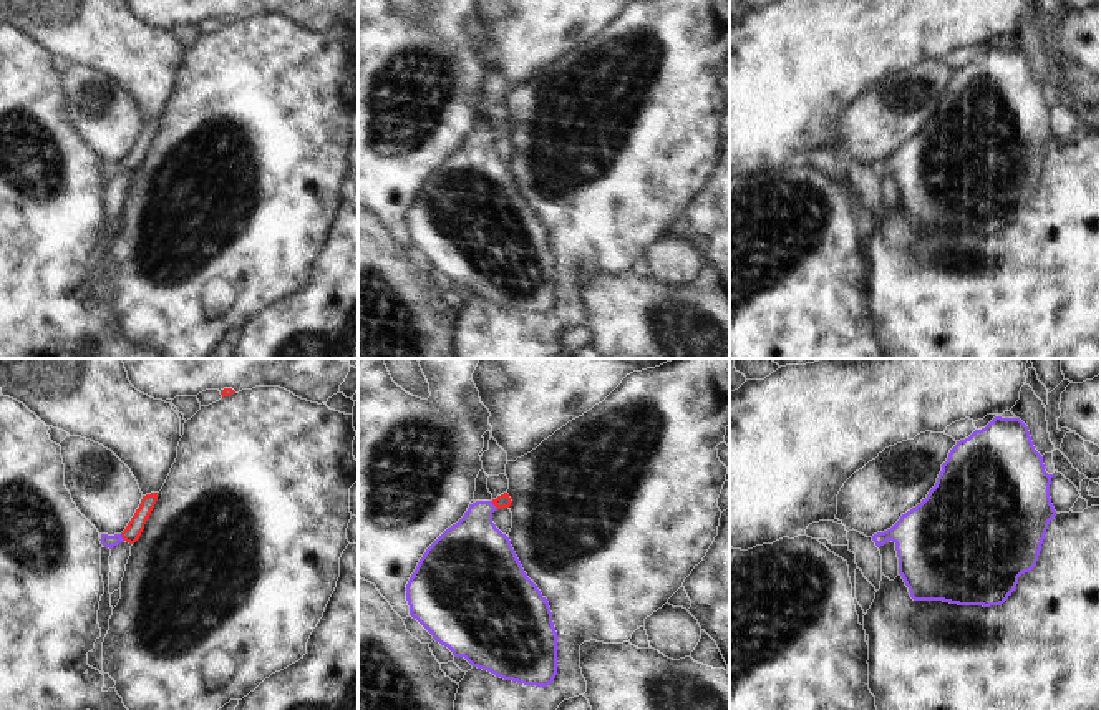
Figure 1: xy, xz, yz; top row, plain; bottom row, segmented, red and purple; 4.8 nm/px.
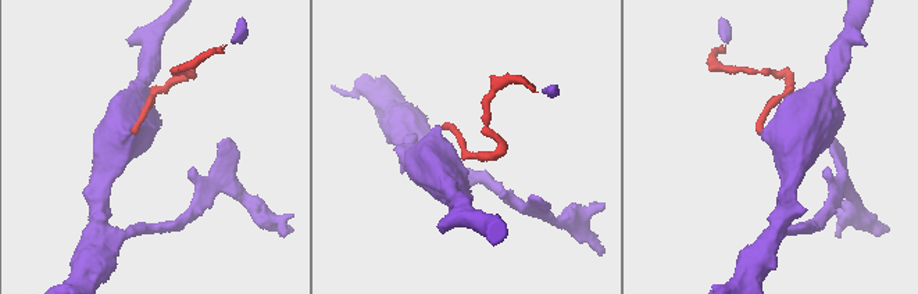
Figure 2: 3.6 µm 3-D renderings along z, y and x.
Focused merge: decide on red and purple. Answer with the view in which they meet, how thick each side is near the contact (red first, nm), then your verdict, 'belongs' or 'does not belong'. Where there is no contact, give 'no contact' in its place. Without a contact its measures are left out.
xz | 70/320 nm | belongs

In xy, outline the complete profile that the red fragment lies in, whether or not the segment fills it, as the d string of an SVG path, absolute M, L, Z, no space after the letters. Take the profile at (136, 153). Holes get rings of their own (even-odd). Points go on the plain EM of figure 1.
M158 121L143 124L141 133L136 138L134 144L131 146L131 149L128 151L126 158L121 163L114 163L114 164L101 163L99 168L101 173L109 178L113 178L123 169L134 173L139 168L156 129L158 129Z

